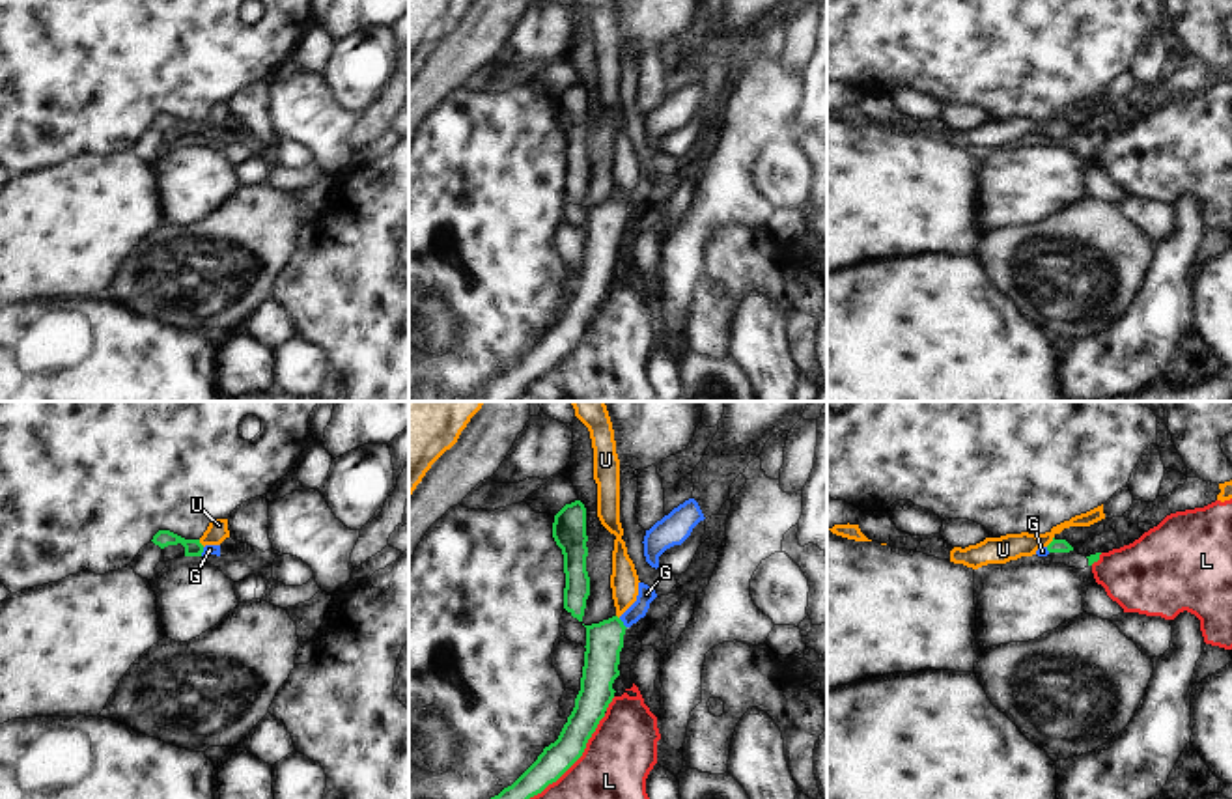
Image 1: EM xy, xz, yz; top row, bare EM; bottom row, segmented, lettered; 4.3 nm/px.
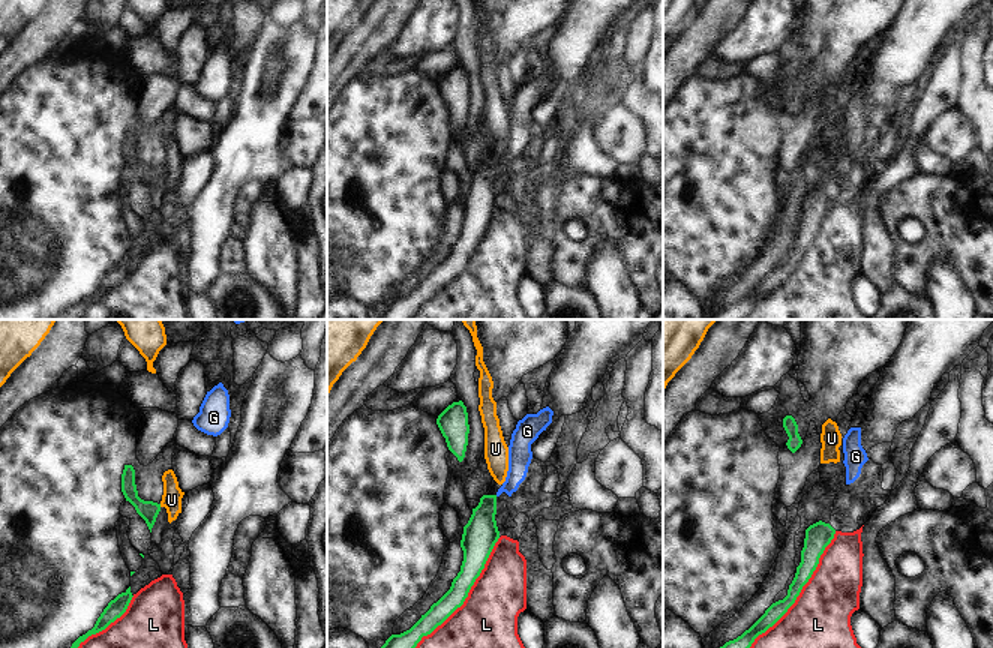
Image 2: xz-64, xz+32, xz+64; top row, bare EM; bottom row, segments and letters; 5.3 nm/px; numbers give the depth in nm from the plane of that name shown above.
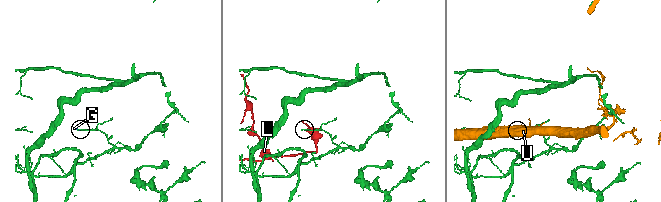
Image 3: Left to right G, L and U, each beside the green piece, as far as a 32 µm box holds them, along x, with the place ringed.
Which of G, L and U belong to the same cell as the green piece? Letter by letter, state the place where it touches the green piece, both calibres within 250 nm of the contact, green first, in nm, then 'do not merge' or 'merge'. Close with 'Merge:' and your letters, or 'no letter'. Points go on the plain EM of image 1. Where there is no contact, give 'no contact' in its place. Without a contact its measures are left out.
G: xz (622, 206) | 160/80 nm | merge
L: xz (564, 353) | 140/480 nm | do not merge
U: yz (1051, 124) | 60/120 nm | do not merge
Merge: G

